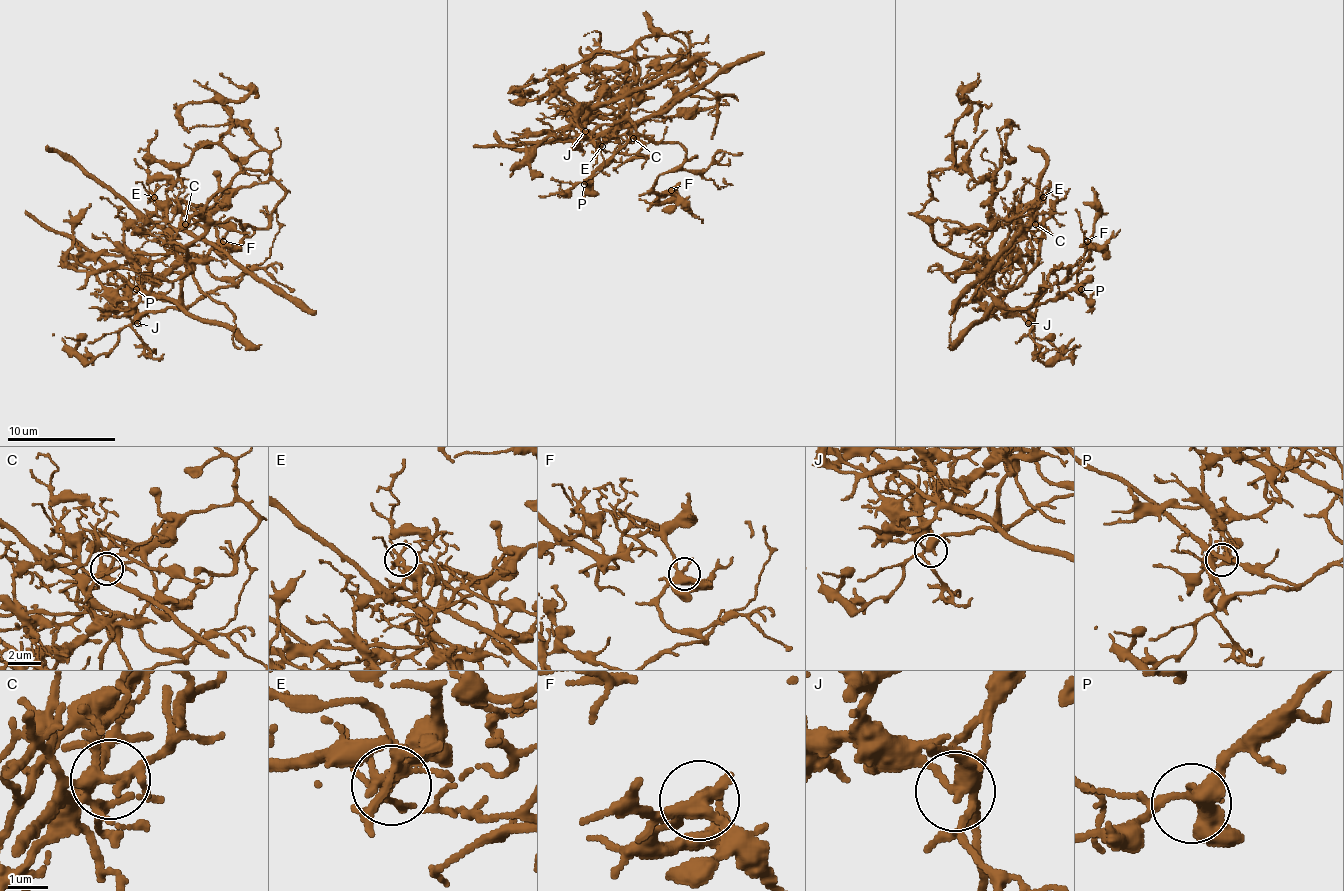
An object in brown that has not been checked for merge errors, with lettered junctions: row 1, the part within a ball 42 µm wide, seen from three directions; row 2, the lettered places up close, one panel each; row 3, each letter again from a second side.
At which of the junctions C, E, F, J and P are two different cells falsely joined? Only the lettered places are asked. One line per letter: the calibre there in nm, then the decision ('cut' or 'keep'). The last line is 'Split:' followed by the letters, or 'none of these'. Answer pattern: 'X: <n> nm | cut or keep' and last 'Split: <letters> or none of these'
C: 240 nm | keep
E: 200 nm | cut
F: 360 nm | keep
J: 320 nm | cut
P: 360 nm | keep
Split: E, J

